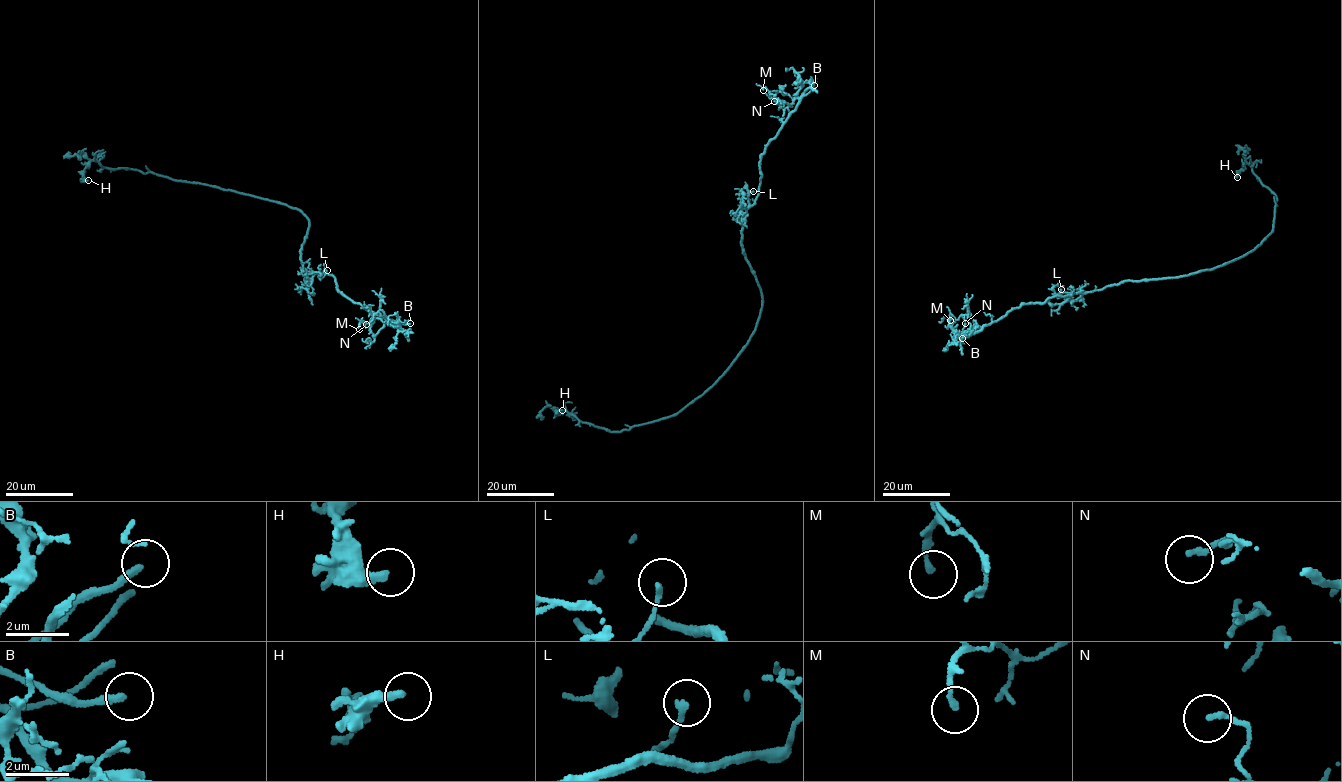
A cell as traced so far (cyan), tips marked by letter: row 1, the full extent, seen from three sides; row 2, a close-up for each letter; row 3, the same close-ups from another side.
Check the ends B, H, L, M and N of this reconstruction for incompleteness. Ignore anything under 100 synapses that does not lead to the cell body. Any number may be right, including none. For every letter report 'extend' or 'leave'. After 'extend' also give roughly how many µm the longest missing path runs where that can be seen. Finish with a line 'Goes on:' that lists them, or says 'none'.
B: extend; about 40 µm are missing
H: leave
L: leave
M: leave
N: leave
Goes on: B

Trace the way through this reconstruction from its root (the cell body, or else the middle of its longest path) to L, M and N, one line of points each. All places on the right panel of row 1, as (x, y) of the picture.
L: (1179, 276), (1127, 281), (1081, 293), (1058, 294), (1061, 289)
M: (1179, 276), (1127, 281), (1021, 304), (973, 333), (967, 315), (955, 320), (951, 314), (950, 320)
N: (1179, 276), (1127, 281), (1021, 304), (981, 330), (969, 331), (966, 337), (962, 332), (965, 323)

